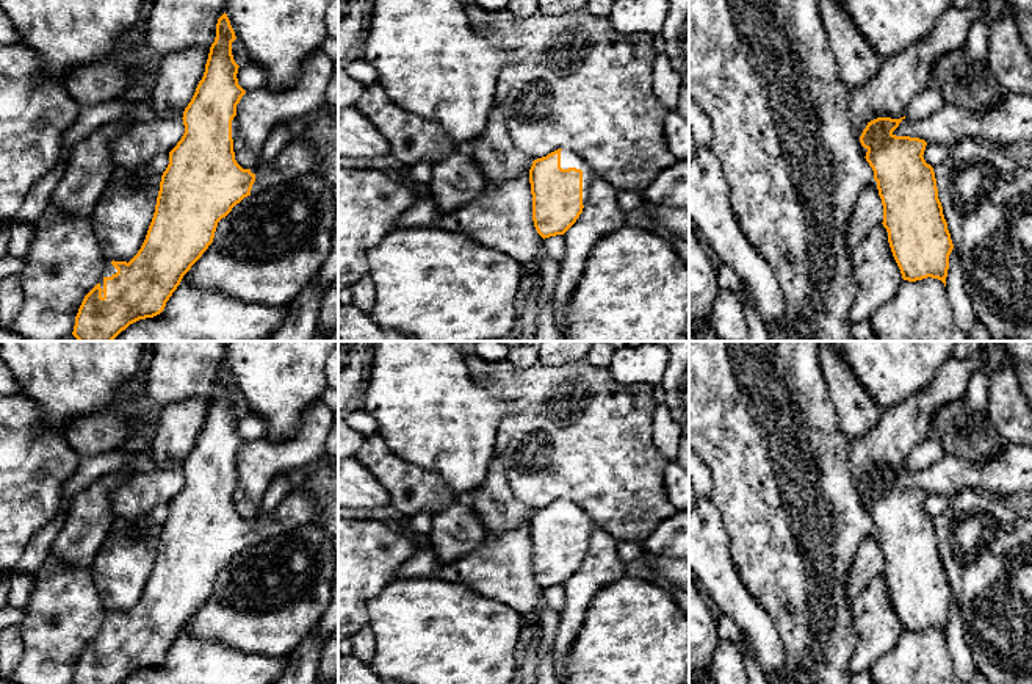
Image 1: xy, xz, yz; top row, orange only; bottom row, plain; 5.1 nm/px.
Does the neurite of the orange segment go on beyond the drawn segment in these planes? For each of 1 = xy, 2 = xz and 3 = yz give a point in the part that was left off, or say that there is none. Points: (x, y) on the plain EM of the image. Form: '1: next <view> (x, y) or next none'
1: next xy (298, 507)
2: next xz (569, 509)
3: next none

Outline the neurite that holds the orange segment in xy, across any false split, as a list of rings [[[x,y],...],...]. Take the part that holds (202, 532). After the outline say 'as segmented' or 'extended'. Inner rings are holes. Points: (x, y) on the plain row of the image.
[[[227,365],[216,374],[205,423],[183,462],[185,484],[169,502],[169,515],[161,526],[155,563],[146,590],[128,612],[106,610],[99,634],[85,646],[72,684],[121,684],[130,675],[160,665],[183,626],[213,593],[218,573],[244,548],[272,535],[315,523],[319,517],[316,501],[298,490],[271,512],[243,520],[233,502],[238,482],[236,455],[246,441],[238,435],[238,415],[232,405],[236,390]]]; extended

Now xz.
[[[568,499],[532,512],[532,571],[543,590],[564,585],[576,573],[590,548],[594,527],[595,521]]]; extended

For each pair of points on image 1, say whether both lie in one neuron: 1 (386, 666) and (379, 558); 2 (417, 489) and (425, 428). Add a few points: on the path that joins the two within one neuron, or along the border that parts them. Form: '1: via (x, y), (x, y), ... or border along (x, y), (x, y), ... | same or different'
1: border along (390, 581), (367, 601), (367, 623) | different
2: border along (389, 448), (406, 460), (436, 471), (451, 489) | different

